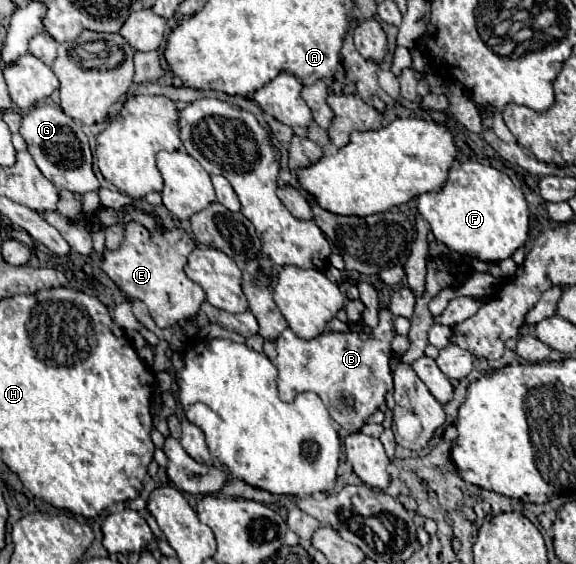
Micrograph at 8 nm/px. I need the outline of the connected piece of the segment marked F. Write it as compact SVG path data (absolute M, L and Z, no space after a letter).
M460 163L450 169L450 177L440 191L422 193L418 211L430 223L438 241L464 257L478 257L498 263L512 257L528 237L528 205L522 191L504 171L482 163Z

